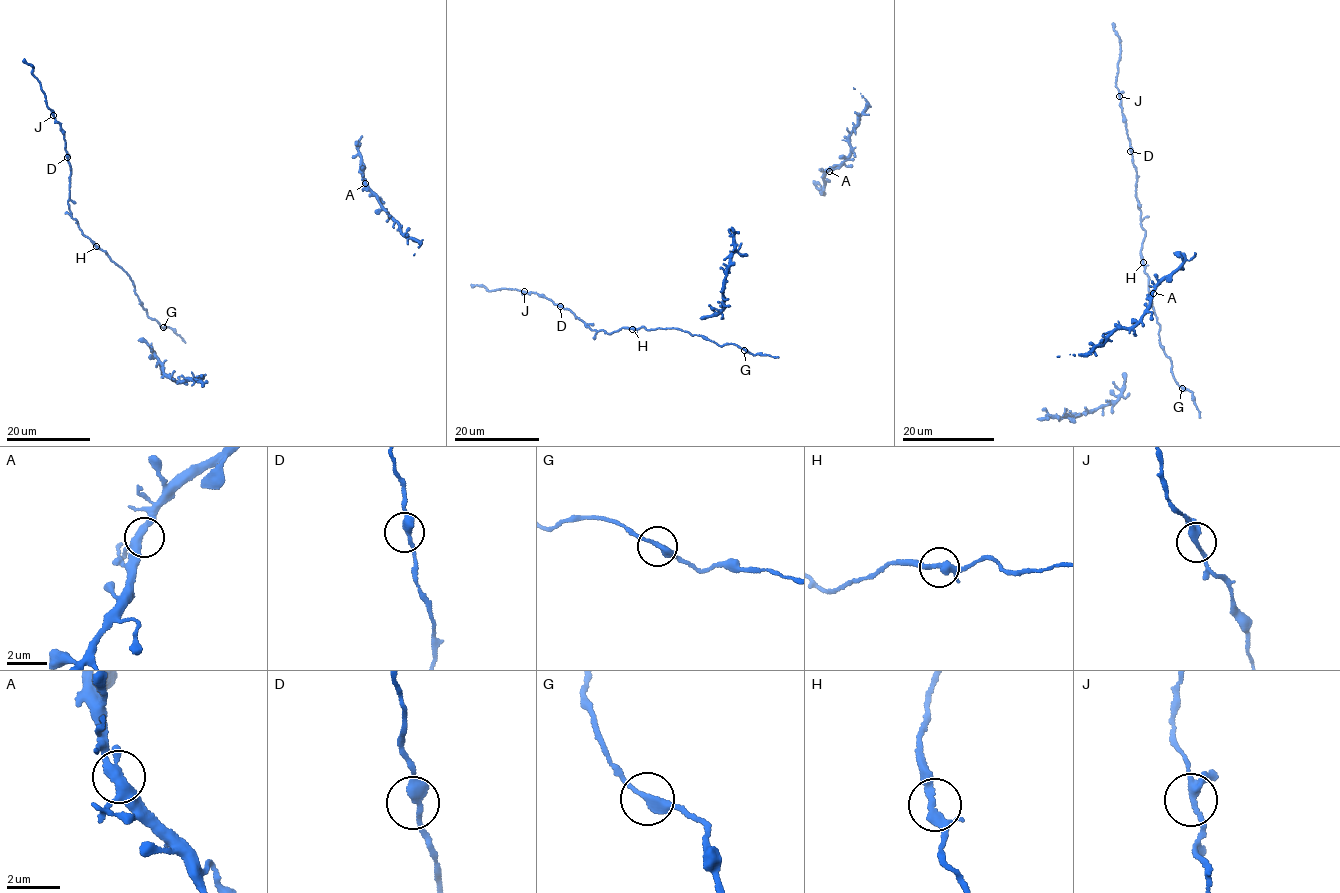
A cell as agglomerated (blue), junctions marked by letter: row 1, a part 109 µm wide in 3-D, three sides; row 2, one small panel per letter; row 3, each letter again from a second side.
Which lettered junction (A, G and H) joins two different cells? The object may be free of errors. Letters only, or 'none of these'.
none of these

